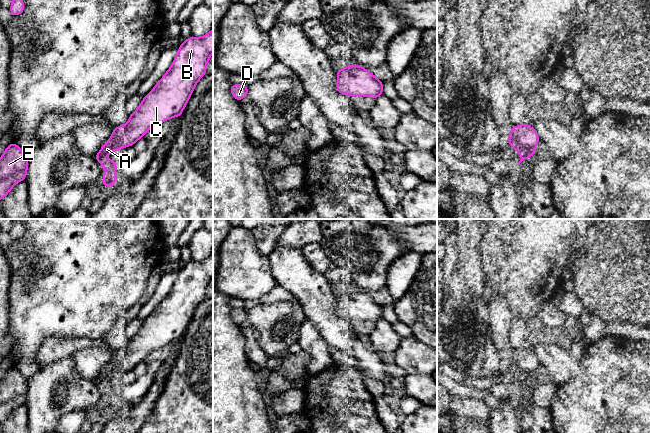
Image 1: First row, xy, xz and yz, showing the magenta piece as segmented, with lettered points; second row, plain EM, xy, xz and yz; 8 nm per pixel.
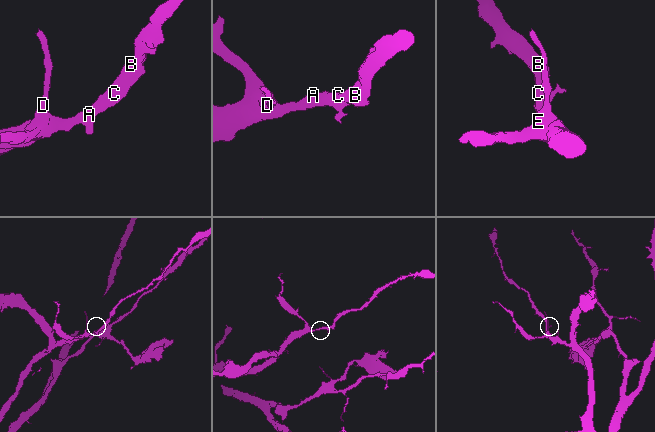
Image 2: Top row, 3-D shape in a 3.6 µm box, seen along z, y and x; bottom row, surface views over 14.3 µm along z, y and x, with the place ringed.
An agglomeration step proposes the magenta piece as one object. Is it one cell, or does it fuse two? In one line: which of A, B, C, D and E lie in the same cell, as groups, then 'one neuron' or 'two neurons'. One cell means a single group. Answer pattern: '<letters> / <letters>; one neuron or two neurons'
A B C D E; one neuron

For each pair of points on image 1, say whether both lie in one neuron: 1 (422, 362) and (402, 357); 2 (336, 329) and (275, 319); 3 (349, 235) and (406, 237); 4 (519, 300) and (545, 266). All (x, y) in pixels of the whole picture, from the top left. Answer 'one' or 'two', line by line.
1: one
2: two
3: two
4: one

